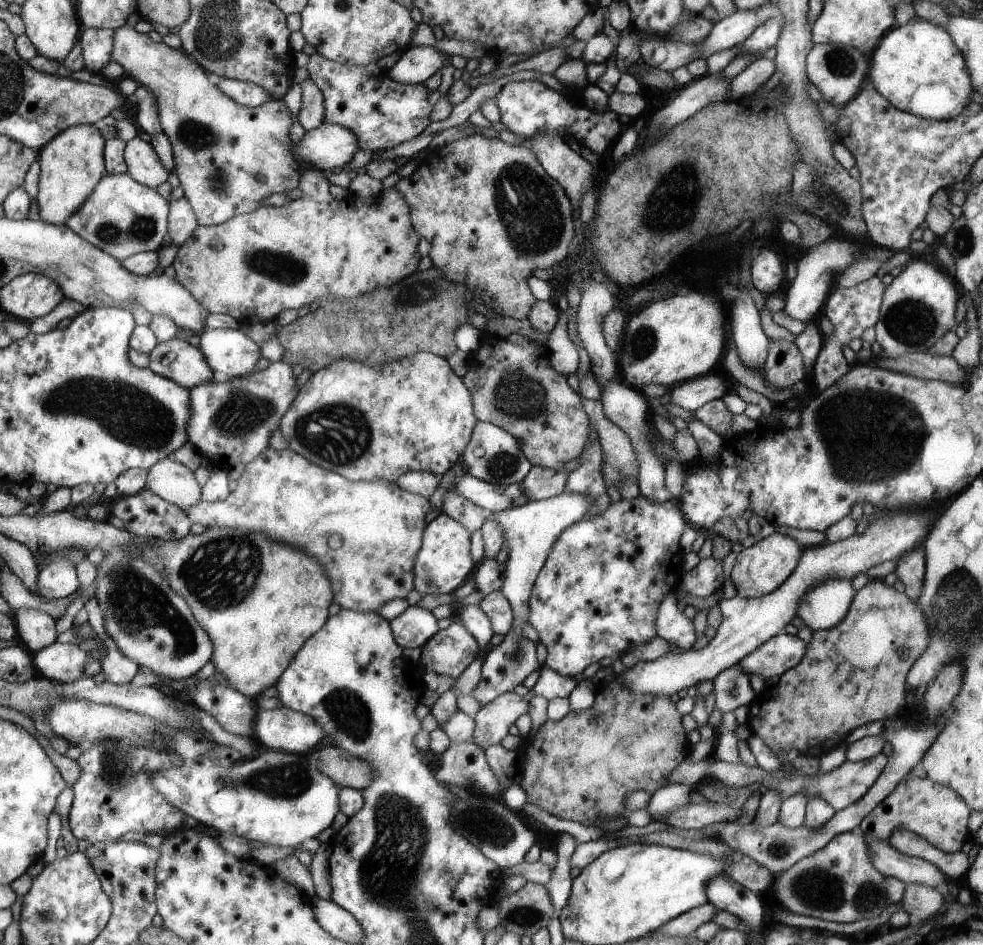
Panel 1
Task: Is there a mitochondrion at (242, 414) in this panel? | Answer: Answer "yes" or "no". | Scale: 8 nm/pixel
yes

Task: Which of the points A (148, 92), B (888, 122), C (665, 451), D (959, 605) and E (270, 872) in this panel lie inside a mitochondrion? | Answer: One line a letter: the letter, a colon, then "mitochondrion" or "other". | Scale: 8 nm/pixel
A: other
B: other
C: mitochondrion
D: mitochondrion
E: other

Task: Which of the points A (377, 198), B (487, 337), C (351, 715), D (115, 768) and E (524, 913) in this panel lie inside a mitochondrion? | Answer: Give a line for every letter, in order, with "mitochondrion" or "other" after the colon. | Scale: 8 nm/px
A: other
B: other
C: mitochondrion
D: mitochondrion
E: mitochondrion

